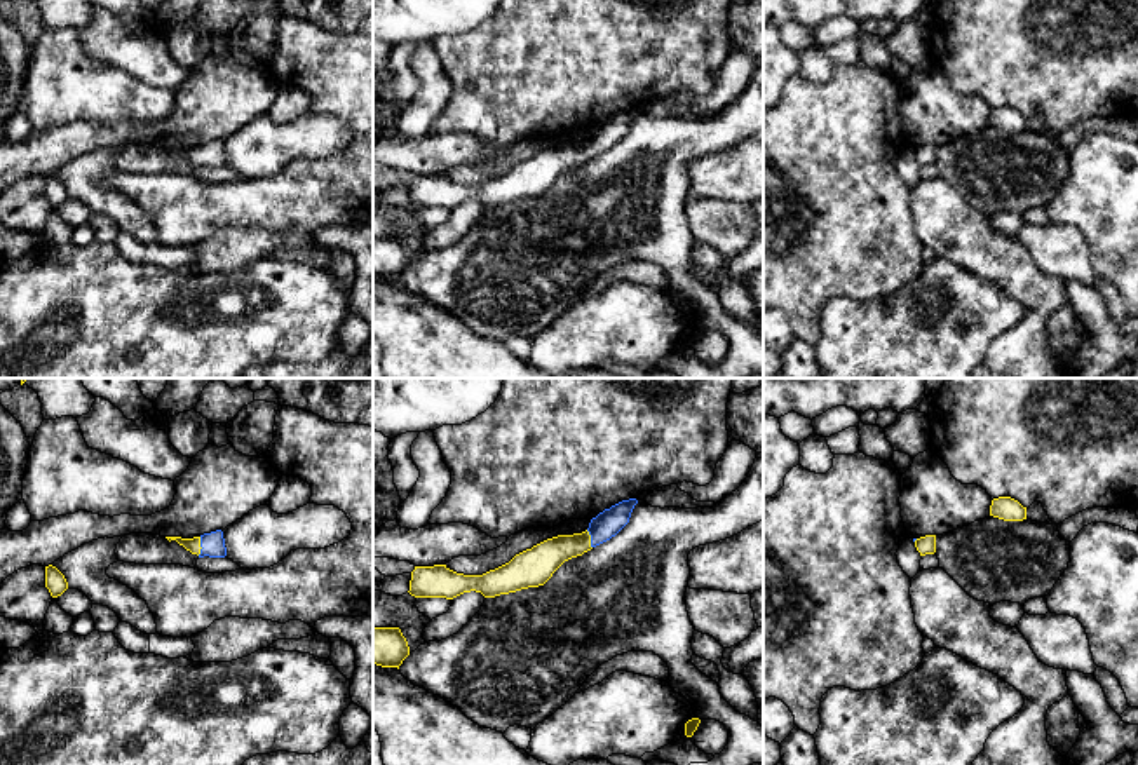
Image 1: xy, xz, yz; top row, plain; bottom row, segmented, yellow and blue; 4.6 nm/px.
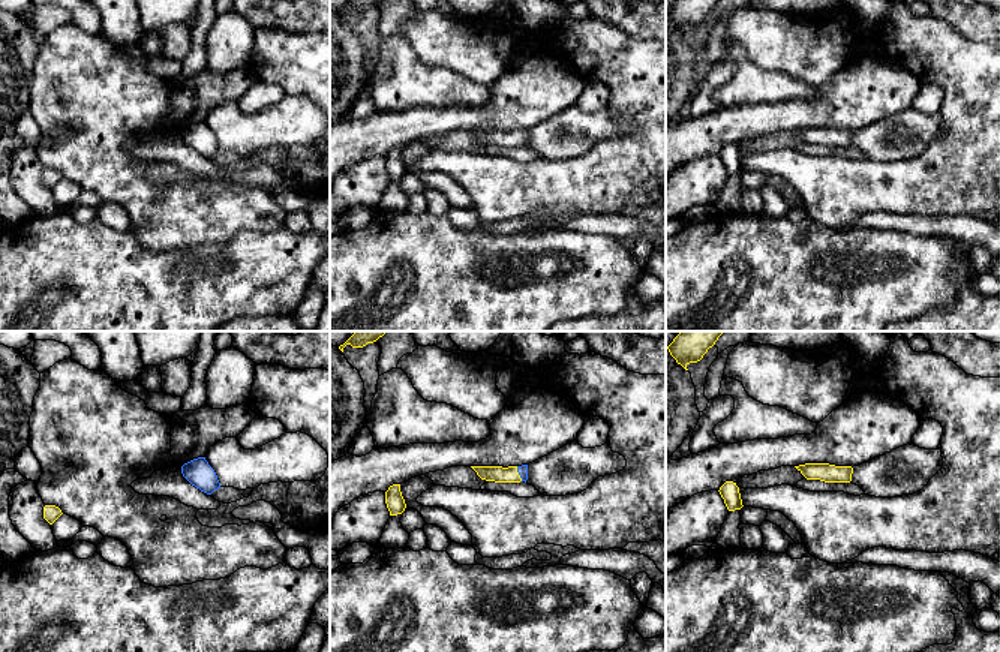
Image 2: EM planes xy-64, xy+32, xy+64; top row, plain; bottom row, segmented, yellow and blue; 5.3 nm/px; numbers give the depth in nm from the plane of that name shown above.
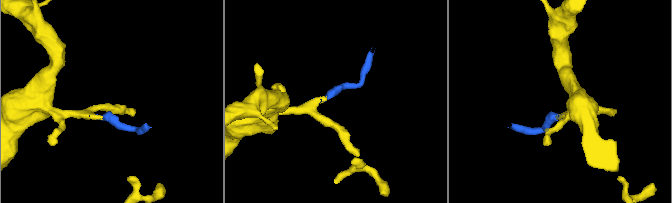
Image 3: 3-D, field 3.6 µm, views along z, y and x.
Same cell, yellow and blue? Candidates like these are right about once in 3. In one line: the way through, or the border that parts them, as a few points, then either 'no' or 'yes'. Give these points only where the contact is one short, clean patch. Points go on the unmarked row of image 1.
across xy (190, 154), (199, 155), (213, 154) | yes

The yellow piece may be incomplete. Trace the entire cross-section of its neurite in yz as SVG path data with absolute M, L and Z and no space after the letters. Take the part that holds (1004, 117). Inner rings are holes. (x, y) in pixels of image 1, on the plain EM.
M999 106L992 110L990 125L1004 131L1023 131L1026 129L1026 117L1011 106Z

